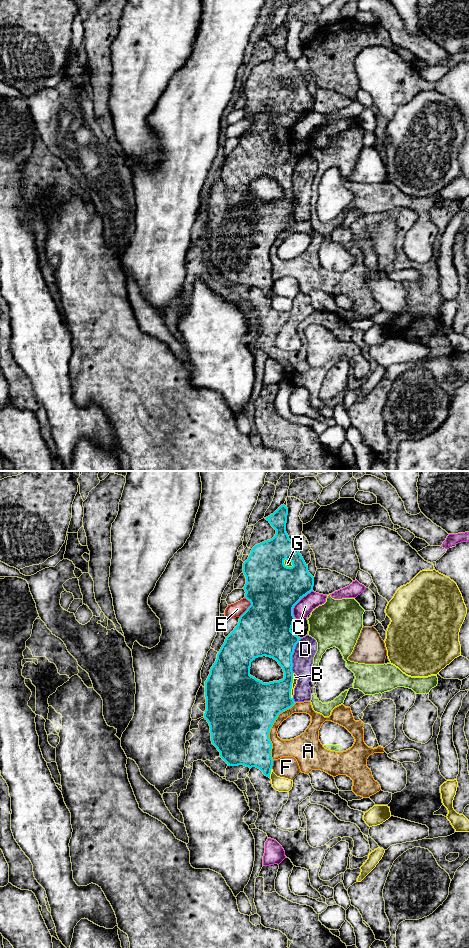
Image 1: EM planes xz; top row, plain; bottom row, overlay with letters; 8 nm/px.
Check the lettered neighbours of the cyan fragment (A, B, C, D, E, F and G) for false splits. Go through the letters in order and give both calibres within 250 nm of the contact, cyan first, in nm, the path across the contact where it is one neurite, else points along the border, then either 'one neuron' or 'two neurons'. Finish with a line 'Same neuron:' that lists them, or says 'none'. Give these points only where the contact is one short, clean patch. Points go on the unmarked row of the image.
A: 500 nm thick on the cyan side, 150 nm on the other; two neurons
B: 300 nm thick on the cyan side, 50 nm on the other; two neurons
C: 420 nm thick on the cyan side, 140 nm on the other; two neurons
D: 360 nm thick on the cyan side, 170 nm on the other; two neurons
E: 420 nm thick on the cyan side, 110 nm on the other; two neurons
F: 340 nm thick on the cyan side, 170 nm on the other; two neurons
G: 400 nm thick on the cyan side, 50 nm on the other; two neurons
Same neuron: none

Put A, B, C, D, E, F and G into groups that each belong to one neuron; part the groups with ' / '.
A / B / C / D / E / F / G

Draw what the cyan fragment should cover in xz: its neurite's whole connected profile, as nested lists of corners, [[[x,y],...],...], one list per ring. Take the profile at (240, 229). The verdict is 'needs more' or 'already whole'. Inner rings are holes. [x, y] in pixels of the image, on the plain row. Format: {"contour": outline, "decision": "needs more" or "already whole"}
{"contour": [[[283,24],[273,34],[265,38],[276,50],[276,54],[272,59],[255,65],[248,79],[243,83],[243,93],[246,97],[243,109],[246,112],[245,118],[251,125],[240,136],[238,145],[226,157],[205,201],[206,230],[204,238],[209,243],[211,261],[220,272],[220,277],[228,286],[256,287],[269,298],[274,281],[271,277],[270,249],[278,235],[295,224],[291,217],[292,175],[301,158],[291,151],[295,140],[293,128],[304,116],[313,111],[314,106],[314,97],[309,93],[308,86],[295,62],[289,59],[286,52],[287,35],[288,28]],[[263,176],[273,178],[282,187],[284,192],[282,200],[263,203],[250,195],[251,182]]], "decision": "already whole"}

